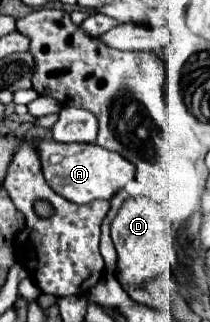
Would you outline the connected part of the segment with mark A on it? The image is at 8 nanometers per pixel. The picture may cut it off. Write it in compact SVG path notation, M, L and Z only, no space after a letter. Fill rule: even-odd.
M95 137L95 143L57 143L57 141L43 141L43 143L39 145L39 155L41 155L41 163L43 163L43 175L45 175L45 181L47 181L47 185L49 185L49 187L51 187L51 189L53 189L55 193L61 193L61 195L63 195L65 199L69 199L69 201L73 201L73 203L91 203L91 201L95 201L95 199L111 199L111 197L113 197L113 195L115 195L117 191L121 191L121 189L123 189L123 187L125 187L125 185L127 185L127 183L129 183L129 181L131 181L131 179L135 177L135 167L133 167L133 165L131 165L131 163L129 163L127 159L123 159L121 155L117 155L117 153L111 153L111 151L107 151L107 149L103 149L103 147L99 147L99 145L97 145L96 143L96 137ZM49 157L61 157L61 161L59 161L59 163L51 163L51 161L49 161Z

